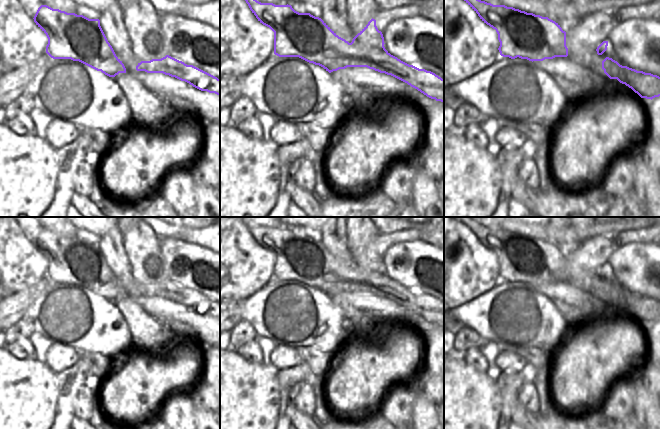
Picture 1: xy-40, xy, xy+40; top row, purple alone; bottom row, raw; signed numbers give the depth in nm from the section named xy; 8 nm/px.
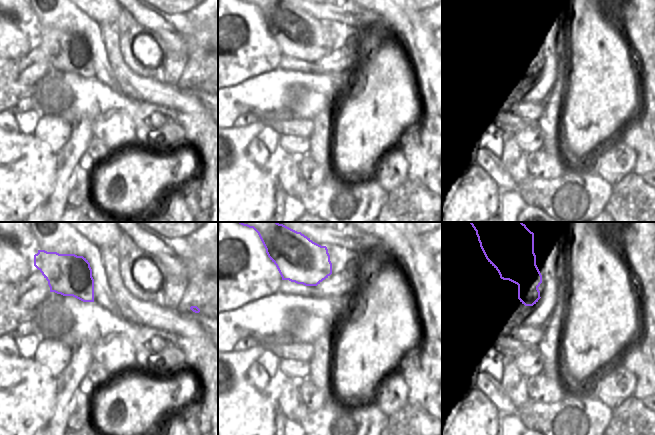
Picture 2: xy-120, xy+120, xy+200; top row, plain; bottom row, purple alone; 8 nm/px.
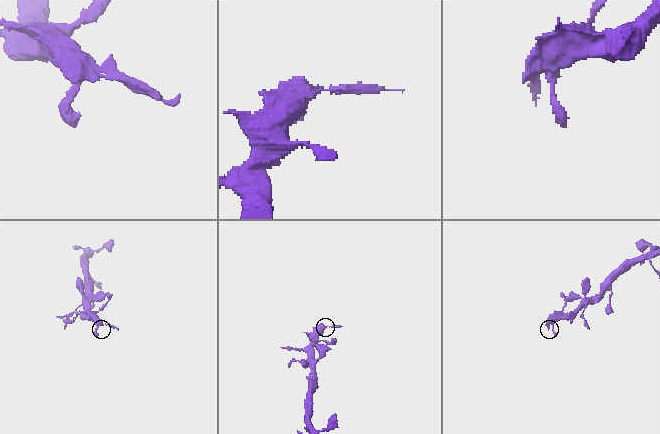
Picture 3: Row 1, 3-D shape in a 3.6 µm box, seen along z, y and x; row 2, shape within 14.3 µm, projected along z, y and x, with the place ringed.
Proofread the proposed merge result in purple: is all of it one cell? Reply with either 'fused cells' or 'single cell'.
single cell

